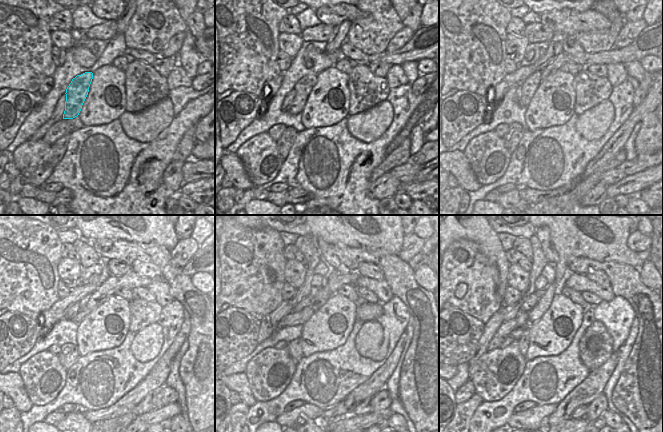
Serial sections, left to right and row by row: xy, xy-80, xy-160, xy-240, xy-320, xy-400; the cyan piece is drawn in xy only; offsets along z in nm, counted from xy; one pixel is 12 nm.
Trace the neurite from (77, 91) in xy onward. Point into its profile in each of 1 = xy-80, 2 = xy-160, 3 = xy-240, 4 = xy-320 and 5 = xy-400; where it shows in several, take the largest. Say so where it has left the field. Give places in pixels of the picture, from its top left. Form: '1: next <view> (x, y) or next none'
1: next xy-80 (303, 87)
2: next xy-160 (529, 86)
3: next xy-240 (84, 301)
4: next xy-320 (314, 291)
5: next xy-400 (538, 293)

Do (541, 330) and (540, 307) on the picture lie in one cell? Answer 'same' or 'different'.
different

